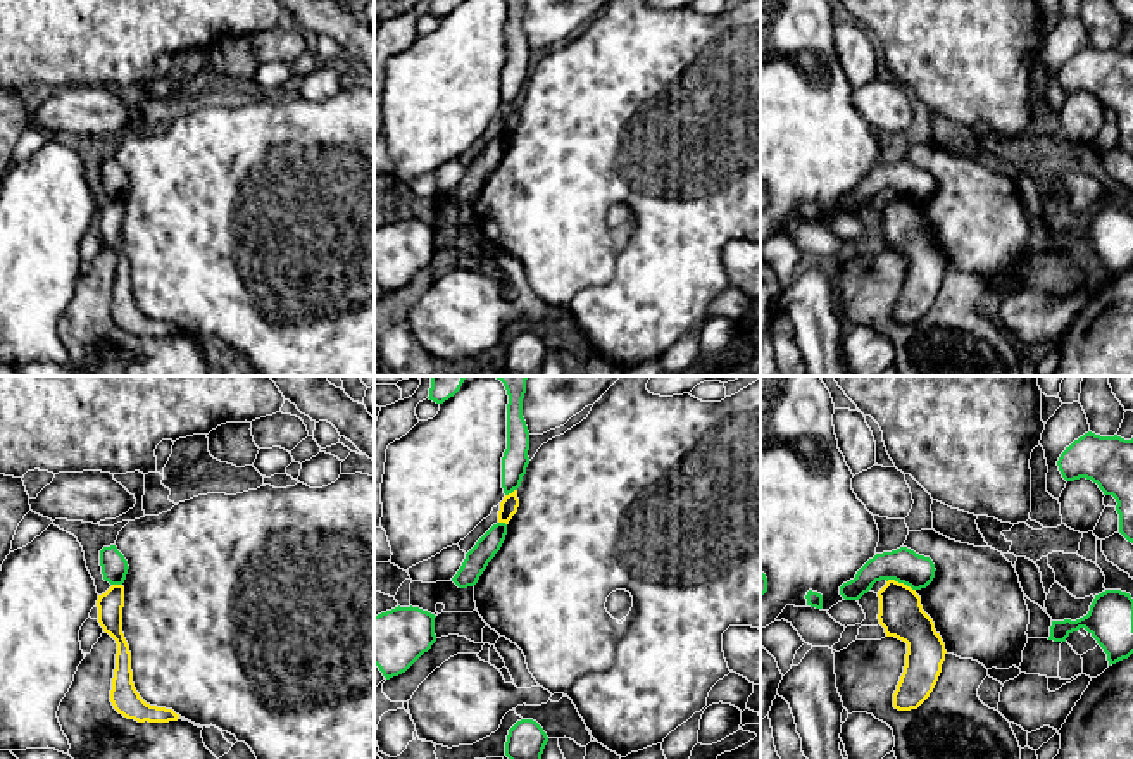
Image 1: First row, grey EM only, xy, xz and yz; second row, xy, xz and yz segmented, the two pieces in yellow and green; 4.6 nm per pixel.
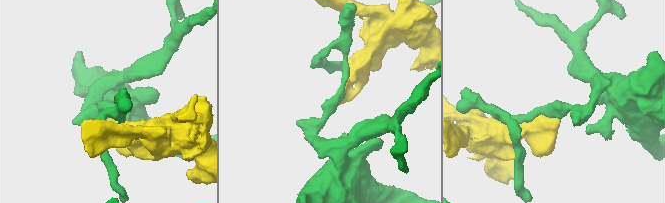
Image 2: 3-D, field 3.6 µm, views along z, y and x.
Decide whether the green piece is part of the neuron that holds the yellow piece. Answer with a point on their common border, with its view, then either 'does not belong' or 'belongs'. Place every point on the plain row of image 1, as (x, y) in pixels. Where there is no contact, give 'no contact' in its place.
yz (901, 197) | does not belong

